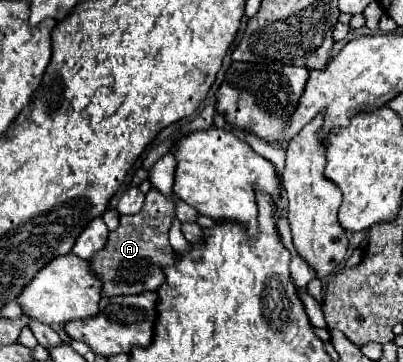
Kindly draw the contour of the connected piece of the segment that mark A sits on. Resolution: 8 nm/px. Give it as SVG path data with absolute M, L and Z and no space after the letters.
M152 186L146 194L144 210L138 216L120 216L120 226L110 232L106 248L90 258L94 272L100 274L100 280L104 282L104 296L142 294L148 290L158 290L164 284L164 268L178 262L178 254L168 242L168 232L176 218L178 202L180 198L176 198L176 194L164 196Z

